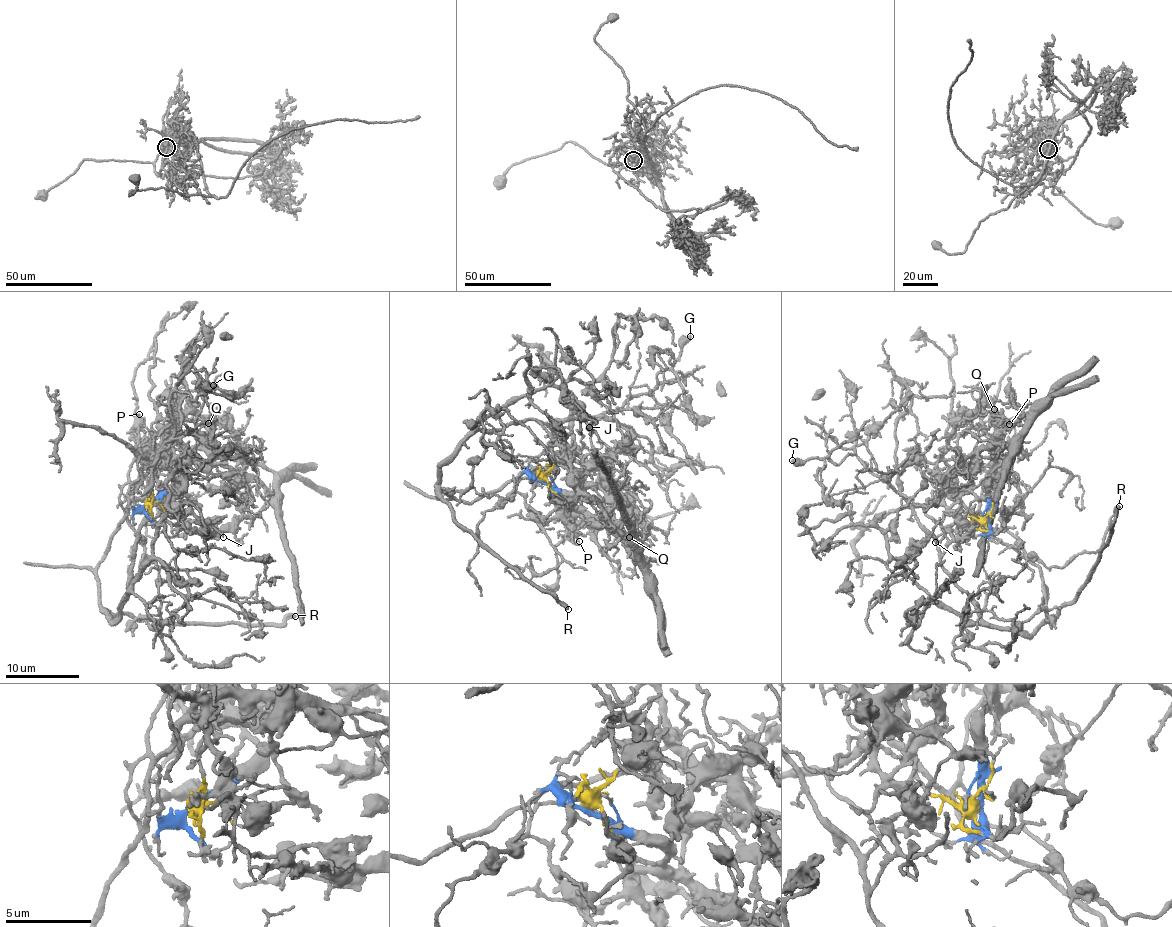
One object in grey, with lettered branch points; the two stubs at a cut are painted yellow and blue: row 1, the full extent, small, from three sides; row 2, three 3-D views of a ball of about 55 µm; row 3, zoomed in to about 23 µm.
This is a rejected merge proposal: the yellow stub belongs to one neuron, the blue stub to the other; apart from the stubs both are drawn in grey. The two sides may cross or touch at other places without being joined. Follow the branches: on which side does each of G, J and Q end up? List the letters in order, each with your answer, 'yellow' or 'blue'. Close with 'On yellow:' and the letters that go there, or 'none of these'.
G: yellow
J: yellow
Q: blue
On yellow: G, J

